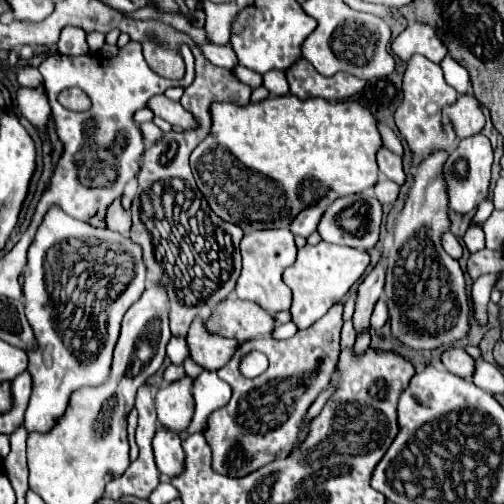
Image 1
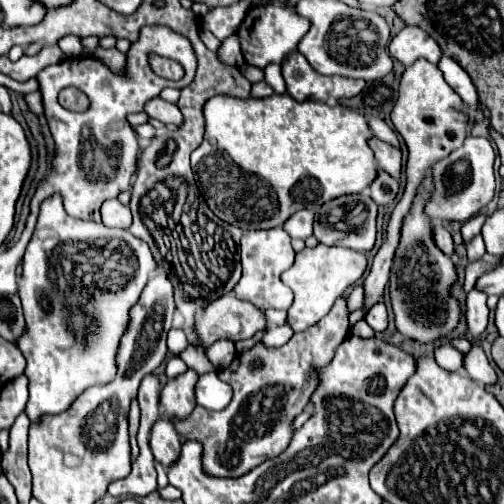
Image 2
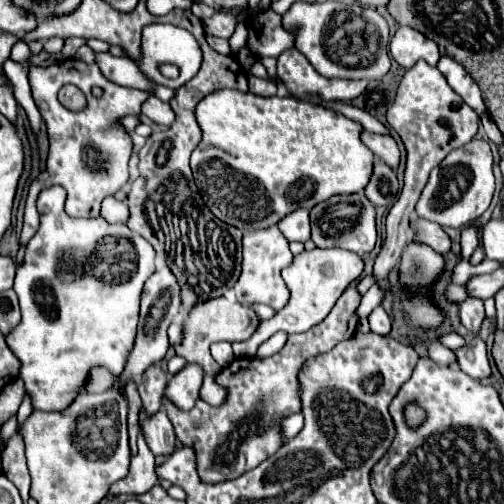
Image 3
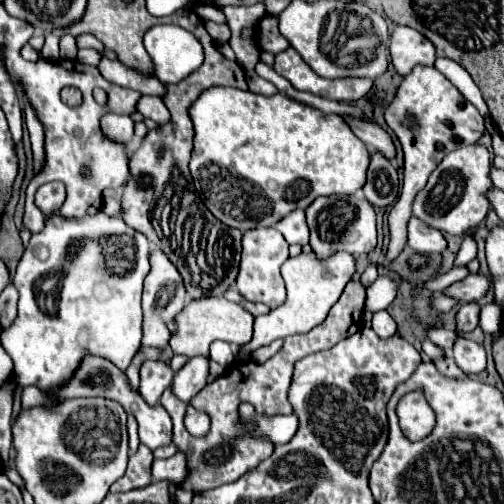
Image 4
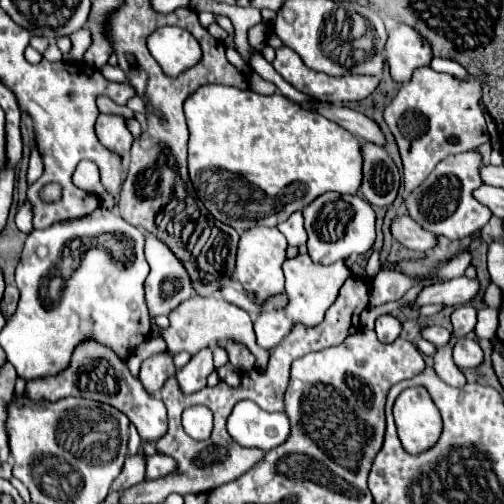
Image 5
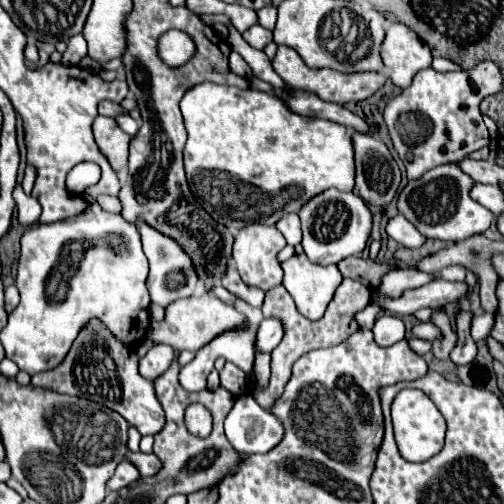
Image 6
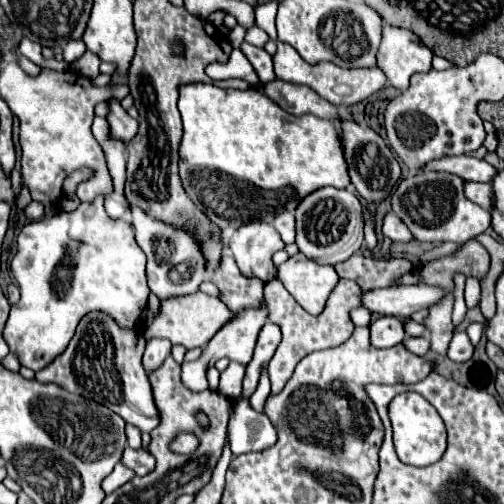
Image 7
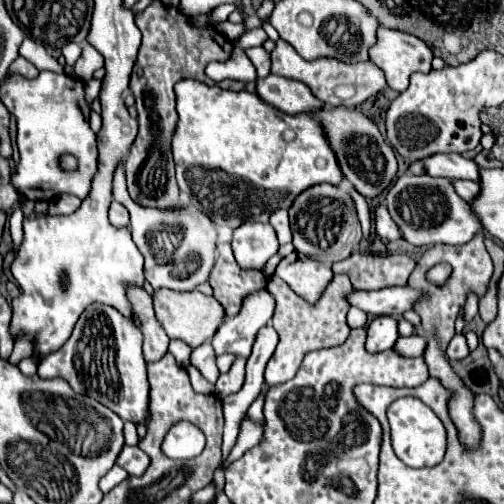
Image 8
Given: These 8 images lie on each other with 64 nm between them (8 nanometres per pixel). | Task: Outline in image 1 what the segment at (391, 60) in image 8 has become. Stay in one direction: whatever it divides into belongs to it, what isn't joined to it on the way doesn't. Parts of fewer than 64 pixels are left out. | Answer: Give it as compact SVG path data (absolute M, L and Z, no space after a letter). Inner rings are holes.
M408 24L408 28L392 40L392 54L408 62L414 54L422 54L432 62L440 62L446 56L446 46L436 38L434 30L426 24Z

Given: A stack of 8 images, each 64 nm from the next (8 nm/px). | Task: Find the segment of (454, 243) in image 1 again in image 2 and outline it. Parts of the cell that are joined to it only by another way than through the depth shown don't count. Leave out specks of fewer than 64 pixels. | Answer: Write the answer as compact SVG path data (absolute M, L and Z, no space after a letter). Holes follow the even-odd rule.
M434 222L434 224L432 224L432 234L434 234L436 246L438 246L444 254L452 254L452 250L454 250L454 242L452 242L450 232L442 226L442 222Z

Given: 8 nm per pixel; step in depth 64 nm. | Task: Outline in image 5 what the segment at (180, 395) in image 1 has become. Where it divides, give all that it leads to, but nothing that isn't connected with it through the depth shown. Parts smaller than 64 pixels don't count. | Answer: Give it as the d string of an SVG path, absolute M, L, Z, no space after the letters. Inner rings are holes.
M204 348L196 356L192 356L192 360L184 368L176 372L176 378L182 392L190 394L206 386L206 378L210 372L212 372L212 348Z

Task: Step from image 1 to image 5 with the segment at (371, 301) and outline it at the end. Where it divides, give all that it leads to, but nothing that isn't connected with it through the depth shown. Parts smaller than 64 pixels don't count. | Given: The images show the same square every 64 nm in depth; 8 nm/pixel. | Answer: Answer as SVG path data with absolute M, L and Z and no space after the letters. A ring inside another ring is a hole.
M426 66L418 68L412 80L404 84L396 98L386 106L384 120L394 134L402 156L404 184L408 192L420 186L424 176L428 176L444 158L476 150L490 140L480 108L484 82L486 78L472 74L468 74L468 80L456 80L456 76L438 74Z

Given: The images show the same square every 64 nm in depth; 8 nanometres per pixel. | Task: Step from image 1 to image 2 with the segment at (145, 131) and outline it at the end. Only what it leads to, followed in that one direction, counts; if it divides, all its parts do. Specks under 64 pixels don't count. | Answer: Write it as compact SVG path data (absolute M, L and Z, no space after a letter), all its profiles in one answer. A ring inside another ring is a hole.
M148 122L136 126L136 128L134 128L134 132L136 132L137 140L140 147L150 144L152 138L156 136L156 130L154 130L154 128L152 128L152 126L150 126Z

